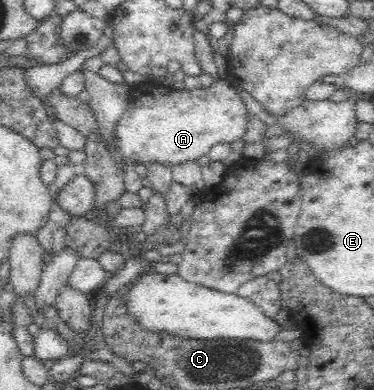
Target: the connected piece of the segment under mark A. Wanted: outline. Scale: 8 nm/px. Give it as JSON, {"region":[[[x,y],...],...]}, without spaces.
{"region":[[[134,79],[122,119],[116,126],[118,148],[128,163],[150,161],[166,166],[180,163],[206,162],[212,147],[231,145],[243,139],[254,115],[227,80],[220,80],[208,89],[174,91],[150,80]]]}

